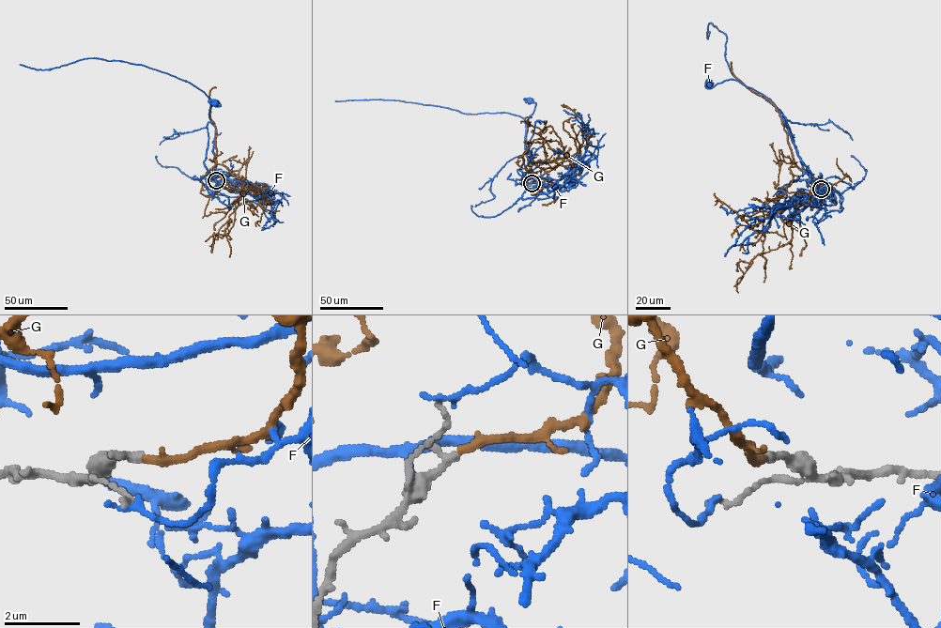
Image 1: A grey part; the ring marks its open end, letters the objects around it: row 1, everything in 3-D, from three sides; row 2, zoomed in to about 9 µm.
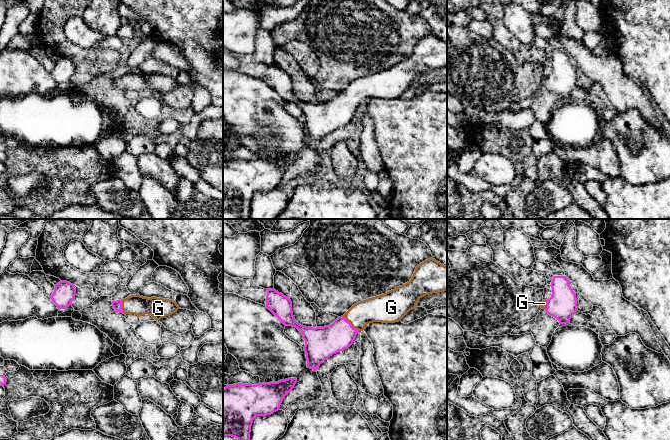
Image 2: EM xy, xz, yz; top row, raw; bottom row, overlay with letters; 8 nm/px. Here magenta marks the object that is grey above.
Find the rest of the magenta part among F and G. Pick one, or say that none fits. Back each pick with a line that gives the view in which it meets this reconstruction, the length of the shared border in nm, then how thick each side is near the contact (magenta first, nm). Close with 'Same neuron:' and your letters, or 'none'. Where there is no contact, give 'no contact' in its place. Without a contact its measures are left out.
G: contact in xz; length 180 nm; calibres 240 and 200 nm
Same neuron: G

